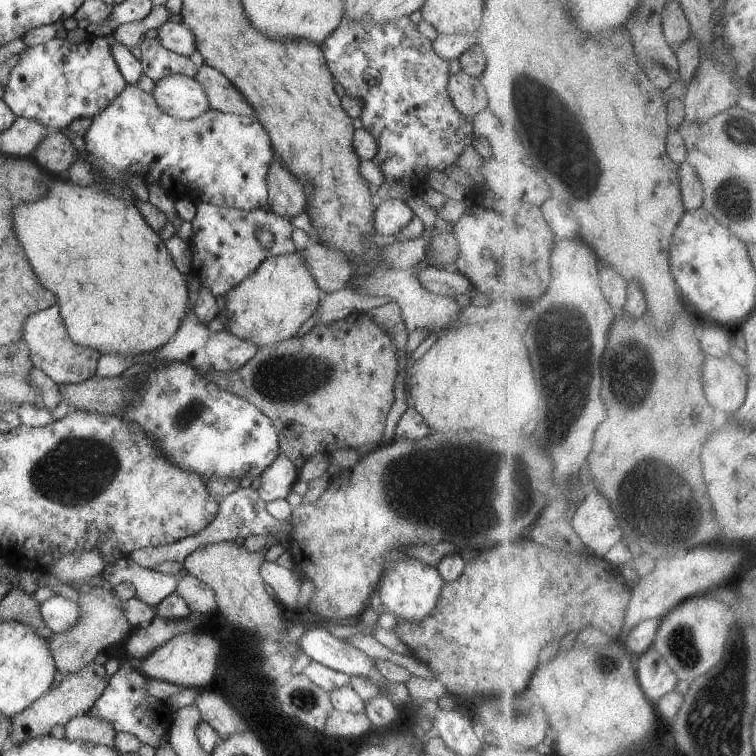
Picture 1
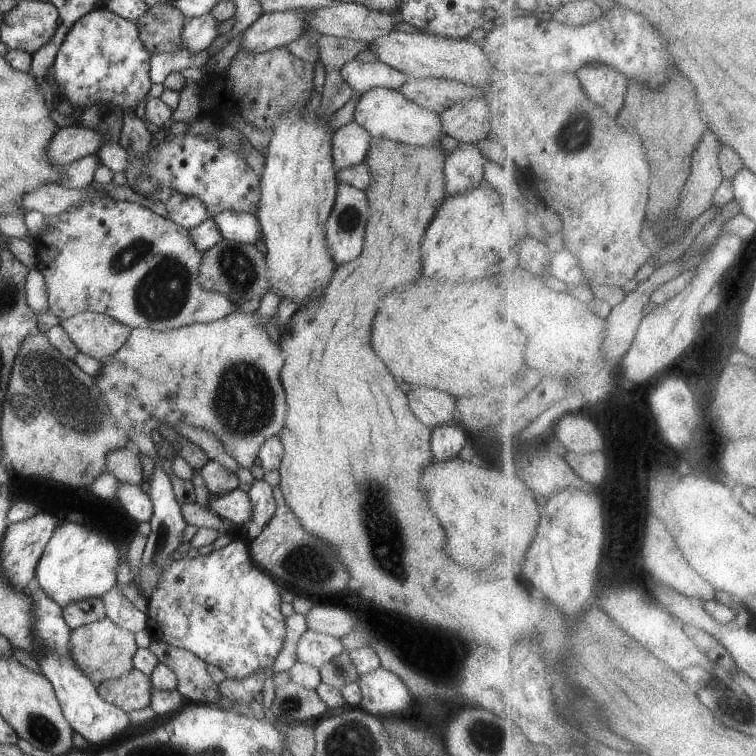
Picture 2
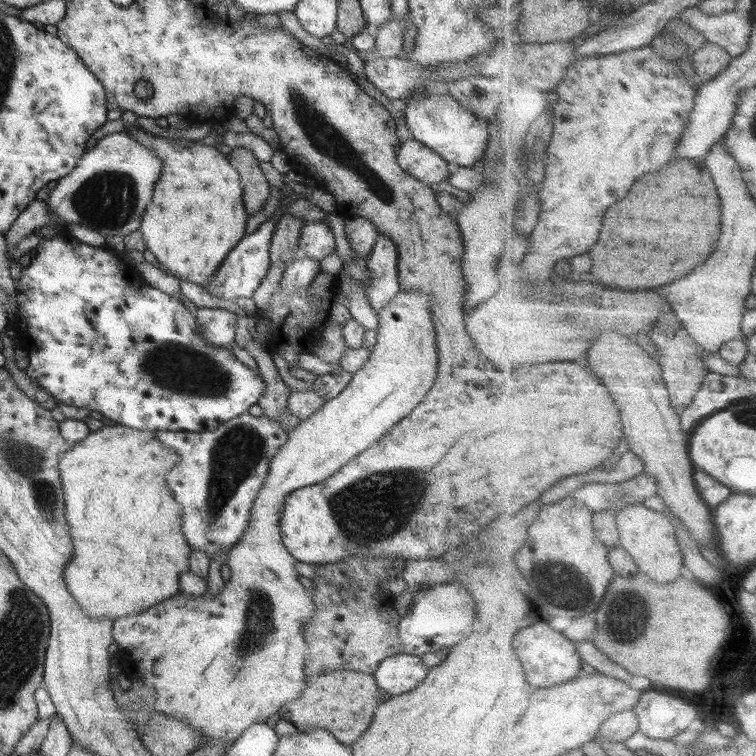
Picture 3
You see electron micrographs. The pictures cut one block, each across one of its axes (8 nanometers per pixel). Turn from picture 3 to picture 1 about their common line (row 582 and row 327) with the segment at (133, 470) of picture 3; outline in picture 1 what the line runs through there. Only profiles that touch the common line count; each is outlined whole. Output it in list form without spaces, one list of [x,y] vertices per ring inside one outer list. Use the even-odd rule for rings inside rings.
[[[63,175],[57,177],[49,177],[48,183],[48,196],[40,197],[40,200],[34,200],[34,202],[28,202],[28,204],[20,204],[12,210],[12,226],[14,226],[14,232],[16,232],[16,238],[20,242],[20,246],[24,248],[26,256],[28,256],[28,262],[30,266],[34,268],[36,276],[40,278],[40,282],[58,296],[58,306],[60,306],[60,312],[62,312],[62,318],[67,328],[70,338],[79,345],[90,347],[100,351],[102,355],[112,353],[116,355],[139,355],[140,353],[152,352],[154,349],[164,346],[169,340],[172,340],[178,330],[178,327],[183,321],[184,315],[187,315],[187,308],[190,304],[190,291],[186,285],[187,275],[180,273],[170,253],[166,249],[165,242],[160,236],[159,232],[156,232],[149,222],[142,216],[136,201],[129,201],[114,195],[109,195],[104,189],[99,189],[94,185],[80,186],[74,184],[72,181],[66,180]],[[126,288],[128,288],[128,296],[126,296]],[[148,288],[156,288],[156,294],[148,292]],[[128,298],[128,300],[126,300]],[[128,302],[128,306],[126,306]],[[138,304],[152,304],[152,306],[138,306]]]

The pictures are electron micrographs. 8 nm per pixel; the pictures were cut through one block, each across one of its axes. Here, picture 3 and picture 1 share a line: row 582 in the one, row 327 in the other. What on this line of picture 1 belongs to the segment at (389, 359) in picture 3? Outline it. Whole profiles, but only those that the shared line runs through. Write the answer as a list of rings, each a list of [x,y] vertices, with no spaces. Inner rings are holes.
[[[294,251],[285,255],[278,255],[265,260],[251,272],[241,283],[232,287],[225,294],[225,305],[228,315],[222,317],[226,328],[230,334],[239,339],[251,342],[257,347],[274,346],[289,338],[295,337],[305,330],[305,322],[317,312],[321,301],[322,292],[315,281],[314,275],[311,275],[303,259],[302,251]]]

